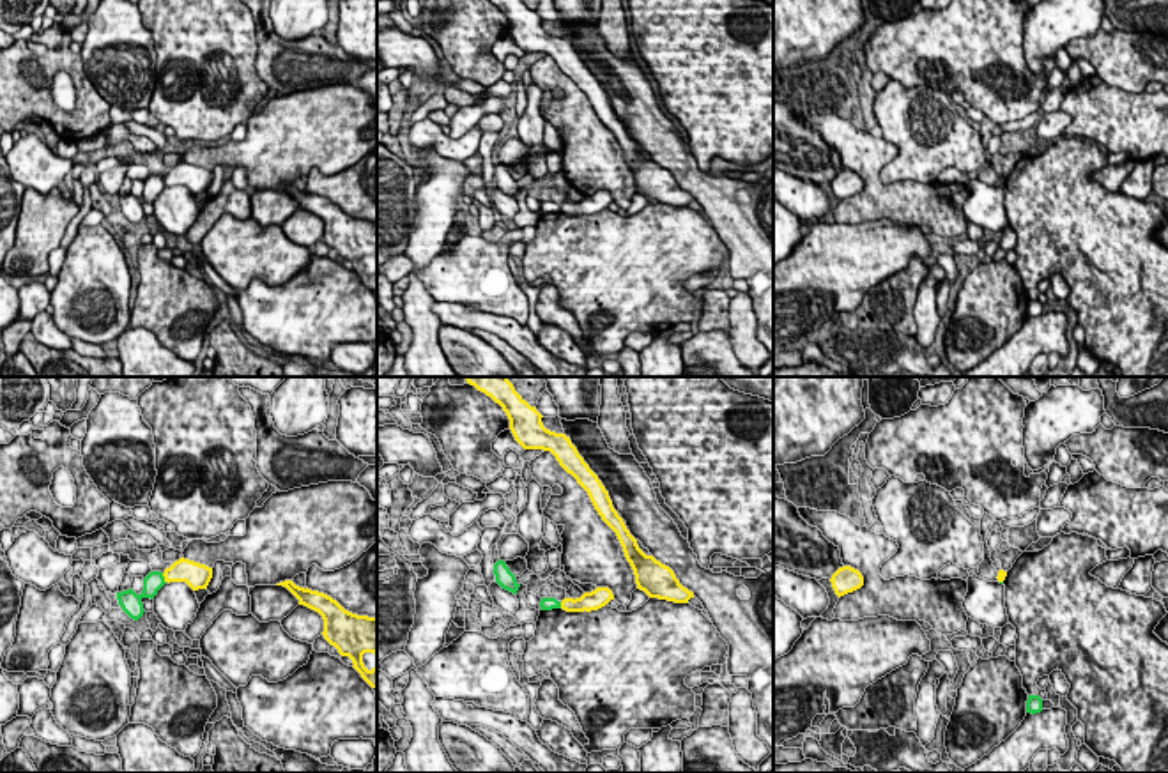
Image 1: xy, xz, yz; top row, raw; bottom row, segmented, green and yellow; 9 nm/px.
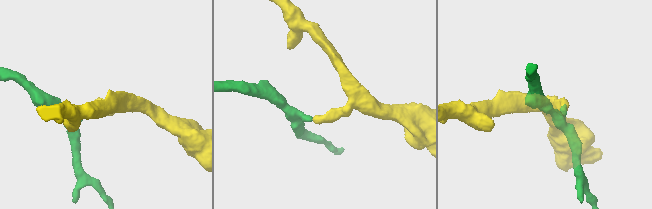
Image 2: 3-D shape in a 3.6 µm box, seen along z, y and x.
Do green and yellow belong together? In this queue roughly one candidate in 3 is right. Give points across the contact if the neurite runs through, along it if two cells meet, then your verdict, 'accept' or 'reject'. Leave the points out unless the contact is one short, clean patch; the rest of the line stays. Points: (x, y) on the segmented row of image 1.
border xy (161, 574), (165, 582); reject

